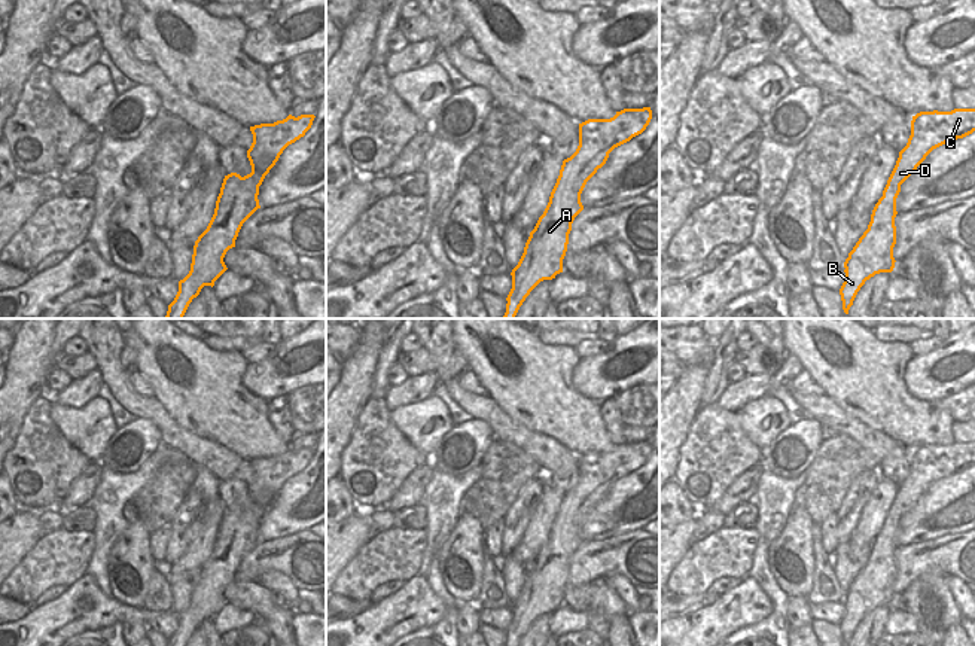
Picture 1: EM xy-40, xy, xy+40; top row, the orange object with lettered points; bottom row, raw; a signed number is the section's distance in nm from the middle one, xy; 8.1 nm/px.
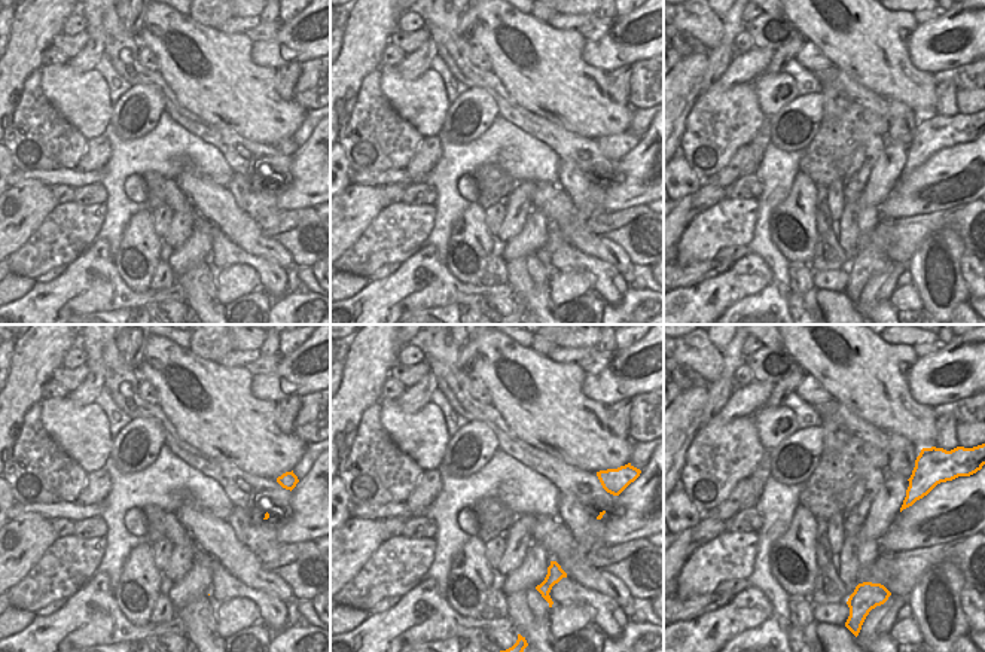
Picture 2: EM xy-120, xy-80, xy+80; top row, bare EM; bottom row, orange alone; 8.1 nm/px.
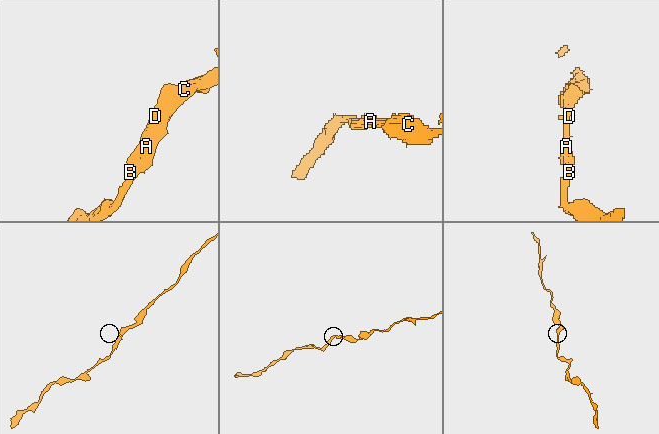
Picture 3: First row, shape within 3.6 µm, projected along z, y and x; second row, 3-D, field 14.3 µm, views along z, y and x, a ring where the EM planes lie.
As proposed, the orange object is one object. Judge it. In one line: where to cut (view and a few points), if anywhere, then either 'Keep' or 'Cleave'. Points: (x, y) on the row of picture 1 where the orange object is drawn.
No split. Keep

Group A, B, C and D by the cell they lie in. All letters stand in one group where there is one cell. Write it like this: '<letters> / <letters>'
A B C D

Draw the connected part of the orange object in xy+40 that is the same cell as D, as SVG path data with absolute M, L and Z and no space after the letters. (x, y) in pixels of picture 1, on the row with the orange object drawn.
M975 109L951 112L920 112L912 116L911 135L899 152L896 165L875 204L868 229L859 238L844 262L845 280L840 289L843 310L848 314L853 301L866 280L895 268L895 217L901 185L917 170L936 147L963 138L975 131Z

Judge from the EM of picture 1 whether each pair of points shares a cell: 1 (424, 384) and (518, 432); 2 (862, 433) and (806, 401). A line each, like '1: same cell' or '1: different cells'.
1: different cells
2: same cell

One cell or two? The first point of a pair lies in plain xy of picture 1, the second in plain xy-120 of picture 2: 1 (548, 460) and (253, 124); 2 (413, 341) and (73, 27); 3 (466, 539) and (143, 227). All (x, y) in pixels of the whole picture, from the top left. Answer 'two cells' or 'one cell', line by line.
1: two cells
2: one cell
3: one cell

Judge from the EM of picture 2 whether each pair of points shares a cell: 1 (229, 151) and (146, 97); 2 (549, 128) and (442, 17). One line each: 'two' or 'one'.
1: two
2: one

